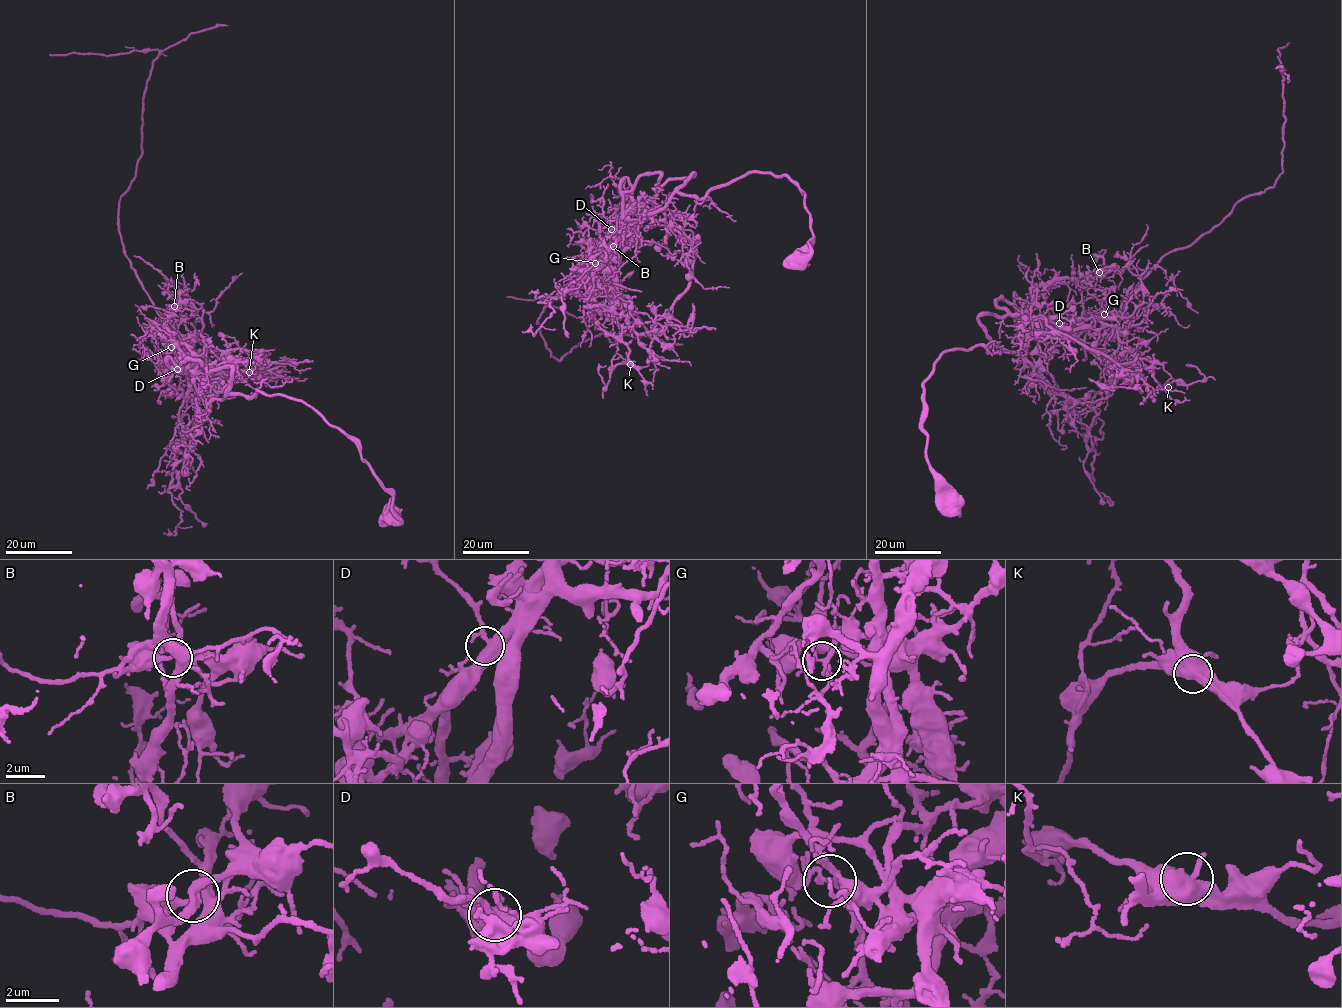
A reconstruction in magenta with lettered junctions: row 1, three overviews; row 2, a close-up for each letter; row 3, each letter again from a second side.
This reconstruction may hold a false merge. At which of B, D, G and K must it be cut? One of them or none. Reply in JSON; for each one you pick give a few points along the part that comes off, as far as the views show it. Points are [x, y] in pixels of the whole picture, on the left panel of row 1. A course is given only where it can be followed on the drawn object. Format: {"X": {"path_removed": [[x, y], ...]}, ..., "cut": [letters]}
{"G": {"path_removed": [[171, 347], [118, 227], [119, 202], [141, 154], [142, 98], [159, 51], [49, 55]]}, "cut": ["G"]}

